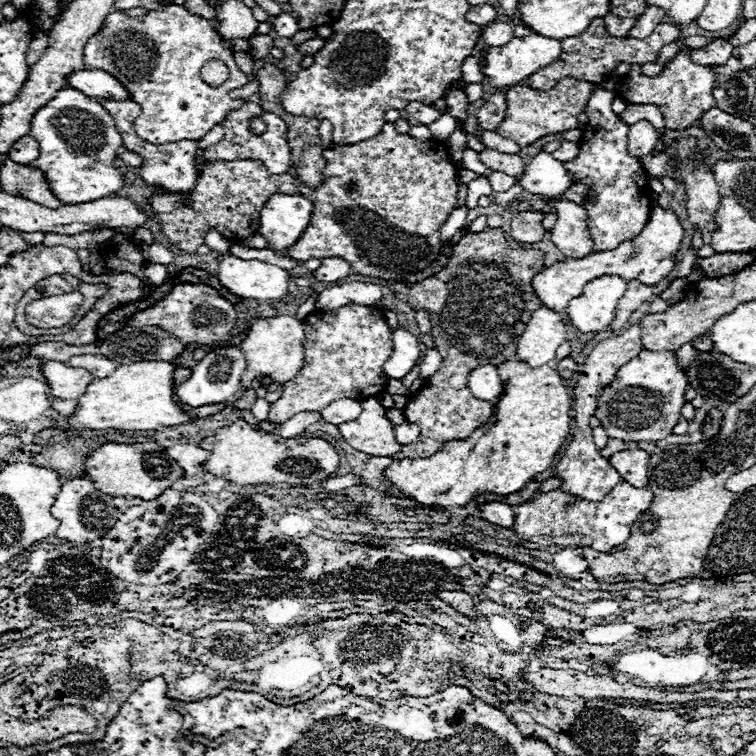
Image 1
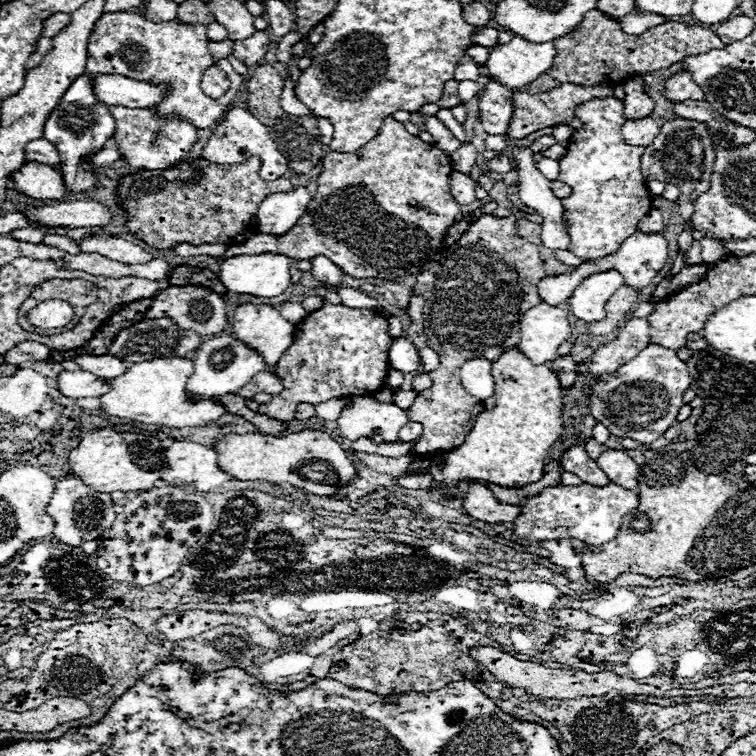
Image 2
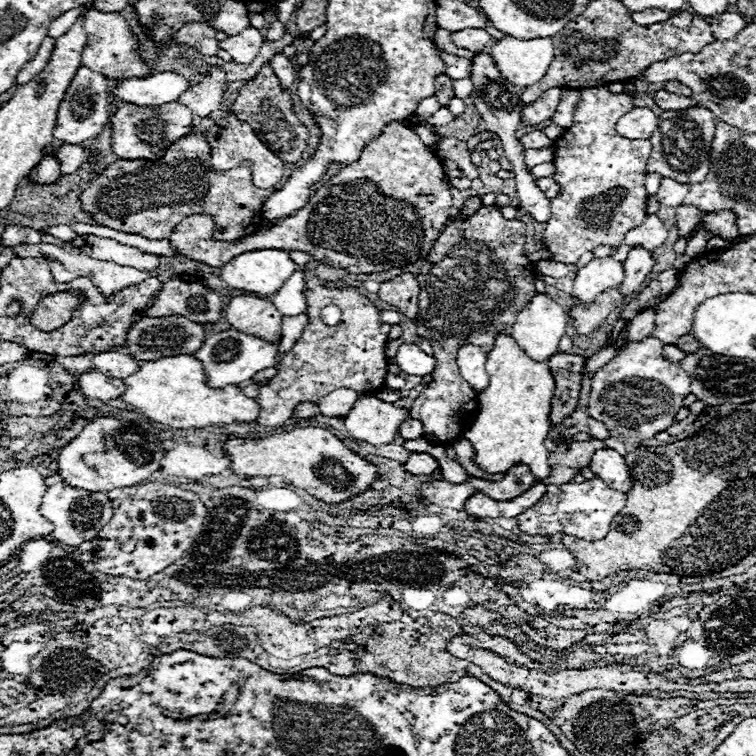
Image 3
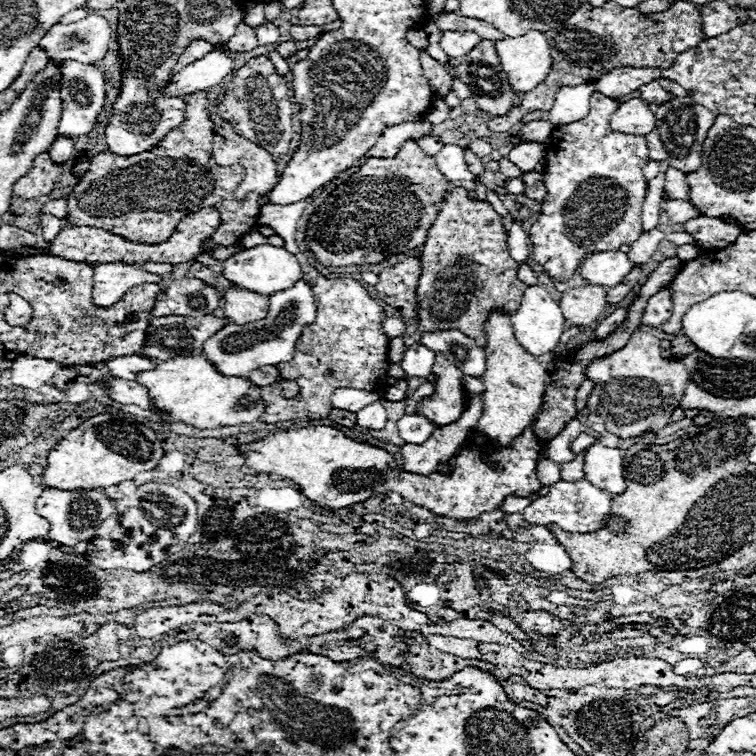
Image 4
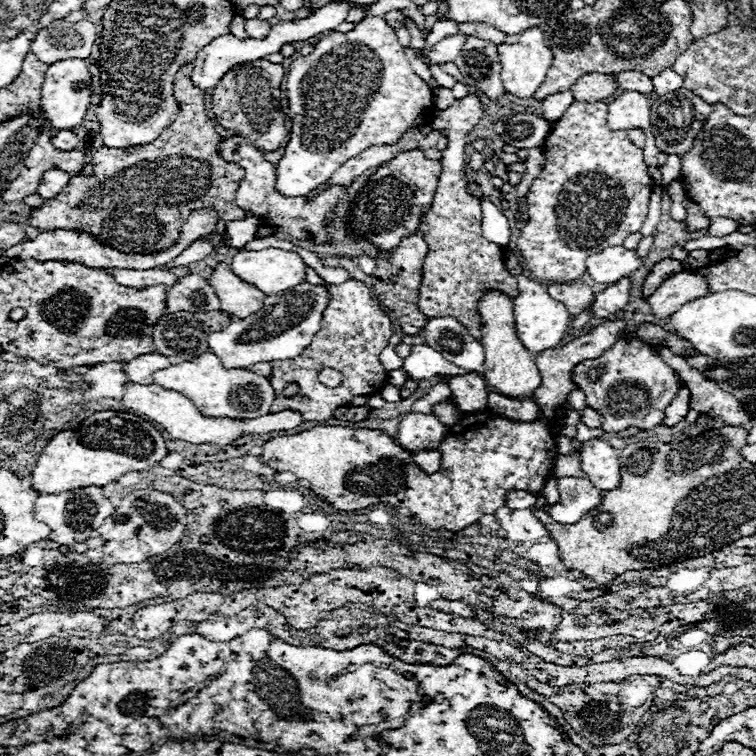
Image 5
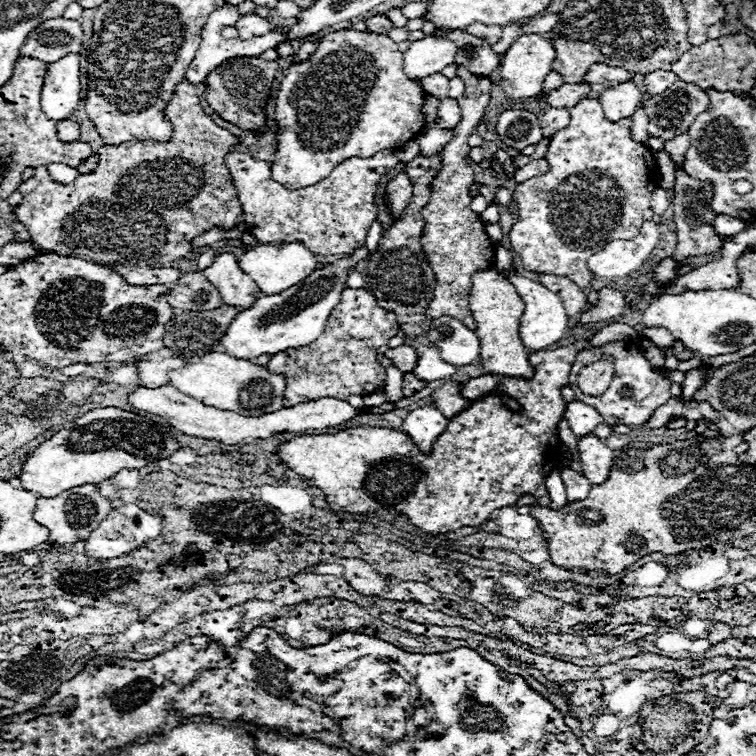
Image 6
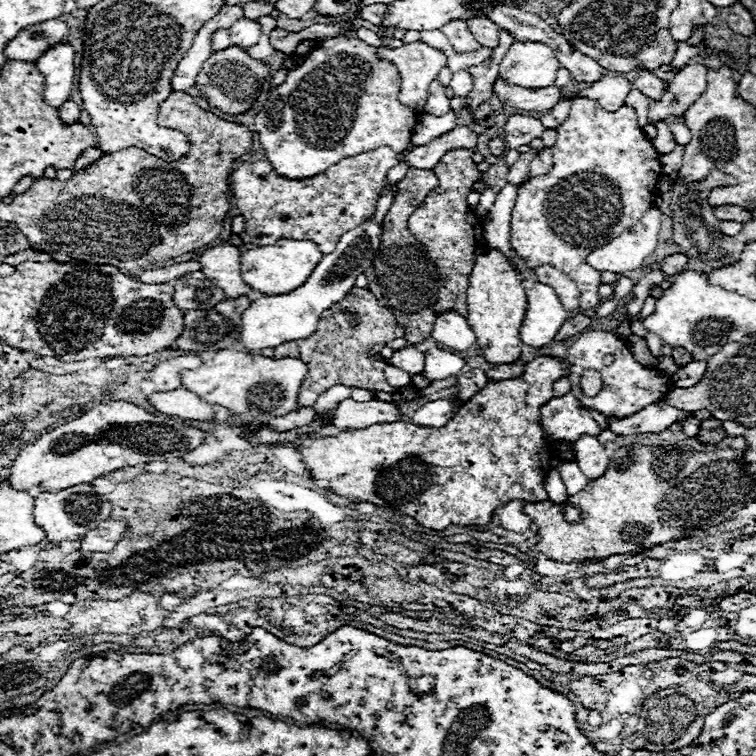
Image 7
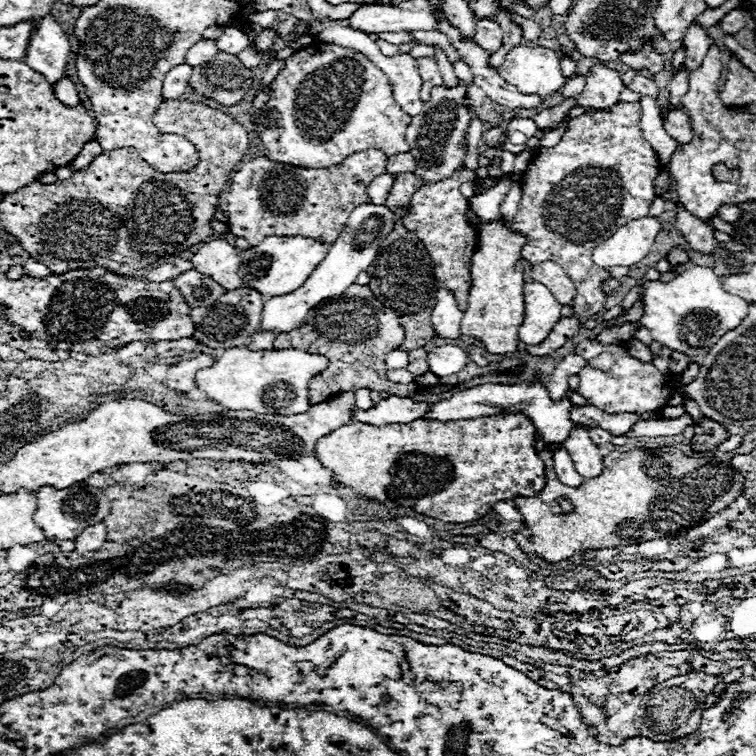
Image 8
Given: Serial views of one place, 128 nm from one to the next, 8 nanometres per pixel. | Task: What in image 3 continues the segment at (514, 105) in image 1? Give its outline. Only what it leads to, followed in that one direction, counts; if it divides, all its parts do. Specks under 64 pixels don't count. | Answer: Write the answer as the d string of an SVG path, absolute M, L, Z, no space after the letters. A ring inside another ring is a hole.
M550 88L548 92L544 92L544 96L540 96L540 100L532 104L522 104L522 126L532 126L550 120L558 108L562 92L564 88Z

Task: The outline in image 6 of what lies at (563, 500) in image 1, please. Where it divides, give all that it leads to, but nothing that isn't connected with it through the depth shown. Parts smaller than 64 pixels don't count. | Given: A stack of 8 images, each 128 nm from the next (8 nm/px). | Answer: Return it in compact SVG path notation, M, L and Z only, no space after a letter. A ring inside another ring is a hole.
M566 468L566 470L560 472L560 476L562 476L562 482L564 482L564 486L566 486L568 502L584 500L584 498L588 496L588 492L590 492L592 486L590 486L590 482L588 482L582 474L578 474L578 472Z

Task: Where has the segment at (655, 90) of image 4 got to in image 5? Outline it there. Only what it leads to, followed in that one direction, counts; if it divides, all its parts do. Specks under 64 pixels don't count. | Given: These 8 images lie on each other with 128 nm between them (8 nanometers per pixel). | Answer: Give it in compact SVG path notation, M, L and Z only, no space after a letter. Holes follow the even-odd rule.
M620 72L614 74L618 78L620 90L632 90L632 92L644 92L644 94L654 94L654 86L652 86L652 78L644 76L642 72Z

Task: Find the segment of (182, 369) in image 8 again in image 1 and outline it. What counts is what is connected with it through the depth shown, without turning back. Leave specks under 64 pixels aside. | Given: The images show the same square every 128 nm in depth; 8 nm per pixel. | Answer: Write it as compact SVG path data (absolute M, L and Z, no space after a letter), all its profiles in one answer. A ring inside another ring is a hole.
M84 354L84 356L72 356L68 362L68 366L72 368L84 368L88 372L92 372L94 378L104 378L108 374L112 374L116 370L116 362L102 358L102 356L94 356L94 354Z

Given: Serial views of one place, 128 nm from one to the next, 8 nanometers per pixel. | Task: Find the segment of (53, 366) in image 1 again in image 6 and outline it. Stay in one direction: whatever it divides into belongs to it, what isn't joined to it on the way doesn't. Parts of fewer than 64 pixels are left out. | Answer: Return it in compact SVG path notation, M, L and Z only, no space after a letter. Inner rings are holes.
M170 384L160 386L160 388L138 386L130 394L128 402L136 410L144 410L144 412L156 414L160 418L166 418L166 422L172 428L176 428L180 434L206 438L206 440L216 440L216 442L228 444L228 446L230 444L242 444L242 442L248 442L248 440L258 440L258 438L270 438L270 436L280 434L280 432L306 432L310 428L322 430L322 428L328 428L328 426L344 424L344 422L348 422L348 420L352 420L360 414L360 408L352 408L348 402L334 400L334 398L322 398L322 400L282 408L282 410L272 412L272 414L262 414L262 416L256 416L256 418L248 418L248 416L240 416L236 412L216 410L216 408L204 406L198 400L194 400L192 396L182 394L180 390L176 390Z

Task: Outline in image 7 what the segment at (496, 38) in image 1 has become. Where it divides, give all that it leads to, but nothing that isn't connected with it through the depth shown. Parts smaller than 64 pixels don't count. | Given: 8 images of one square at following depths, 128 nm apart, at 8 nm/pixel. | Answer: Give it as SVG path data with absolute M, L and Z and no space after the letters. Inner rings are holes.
M412 42L396 50L378 48L378 54L392 60L398 66L398 74L402 78L400 100L416 112L424 112L428 86L448 64L446 54L424 42Z

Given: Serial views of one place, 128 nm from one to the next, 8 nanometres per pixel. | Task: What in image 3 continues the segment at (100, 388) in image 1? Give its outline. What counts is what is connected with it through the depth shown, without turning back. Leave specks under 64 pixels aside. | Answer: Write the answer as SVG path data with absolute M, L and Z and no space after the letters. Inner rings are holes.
M188 354L168 356L152 362L140 362L140 372L134 372L124 380L126 392L120 396L122 402L132 406L134 412L144 414L154 422L162 422L174 430L186 428L206 428L216 424L252 422L256 420L260 408L250 400L238 386L214 390L206 386L206 376L200 360Z

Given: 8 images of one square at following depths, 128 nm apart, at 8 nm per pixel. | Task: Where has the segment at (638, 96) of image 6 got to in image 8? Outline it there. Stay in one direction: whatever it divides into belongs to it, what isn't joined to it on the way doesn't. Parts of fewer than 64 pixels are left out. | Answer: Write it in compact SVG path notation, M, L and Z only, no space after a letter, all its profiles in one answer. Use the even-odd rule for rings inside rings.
M594 66L586 76L586 86L584 86L584 92L578 96L576 106L610 108L618 102L620 92L624 88L626 86L620 78L620 72L610 70L606 66Z

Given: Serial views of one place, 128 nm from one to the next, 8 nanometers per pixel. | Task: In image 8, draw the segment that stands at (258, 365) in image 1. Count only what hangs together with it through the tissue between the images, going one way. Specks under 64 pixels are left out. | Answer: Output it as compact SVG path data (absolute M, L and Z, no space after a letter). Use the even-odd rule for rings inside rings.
M226 240L204 242L190 262L198 272L212 276L212 280L226 290L236 290L242 286L242 280L238 278L238 248L230 246Z

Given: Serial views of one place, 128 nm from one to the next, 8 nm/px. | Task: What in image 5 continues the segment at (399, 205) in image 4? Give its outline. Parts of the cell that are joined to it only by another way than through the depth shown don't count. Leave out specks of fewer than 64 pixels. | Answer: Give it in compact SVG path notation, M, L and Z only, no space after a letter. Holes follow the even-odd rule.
M420 148L400 152L394 160L378 166L364 188L352 200L354 208L346 220L348 232L370 240L380 252L390 252L396 248L396 244L400 244L404 236L410 236L422 224L422 216L430 208L438 188L440 172L440 160L426 158Z

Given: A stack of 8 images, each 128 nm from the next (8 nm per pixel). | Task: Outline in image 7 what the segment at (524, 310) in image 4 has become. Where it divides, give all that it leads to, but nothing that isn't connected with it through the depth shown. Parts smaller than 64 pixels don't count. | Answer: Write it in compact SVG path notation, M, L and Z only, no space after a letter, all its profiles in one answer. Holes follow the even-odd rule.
M506 184L500 194L496 196L494 206L490 208L492 212L492 220L488 224L484 224L484 240L490 248L500 250L510 262L512 262L512 248L508 242L508 234L510 234L510 214L512 214L512 206L516 200L516 188L514 184ZM522 280L522 286L528 298L528 310L520 328L520 338L534 348L548 346L570 314L550 286L536 280Z

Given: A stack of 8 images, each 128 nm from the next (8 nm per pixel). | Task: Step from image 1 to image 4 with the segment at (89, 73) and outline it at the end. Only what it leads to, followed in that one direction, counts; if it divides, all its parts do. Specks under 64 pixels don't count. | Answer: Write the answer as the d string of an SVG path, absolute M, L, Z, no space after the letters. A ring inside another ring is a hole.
M218 46L204 58L188 64L178 74L172 74L168 86L164 88L164 94L184 98L196 90L204 90L214 84L220 84L232 72L232 66L234 62L230 58L230 52Z

